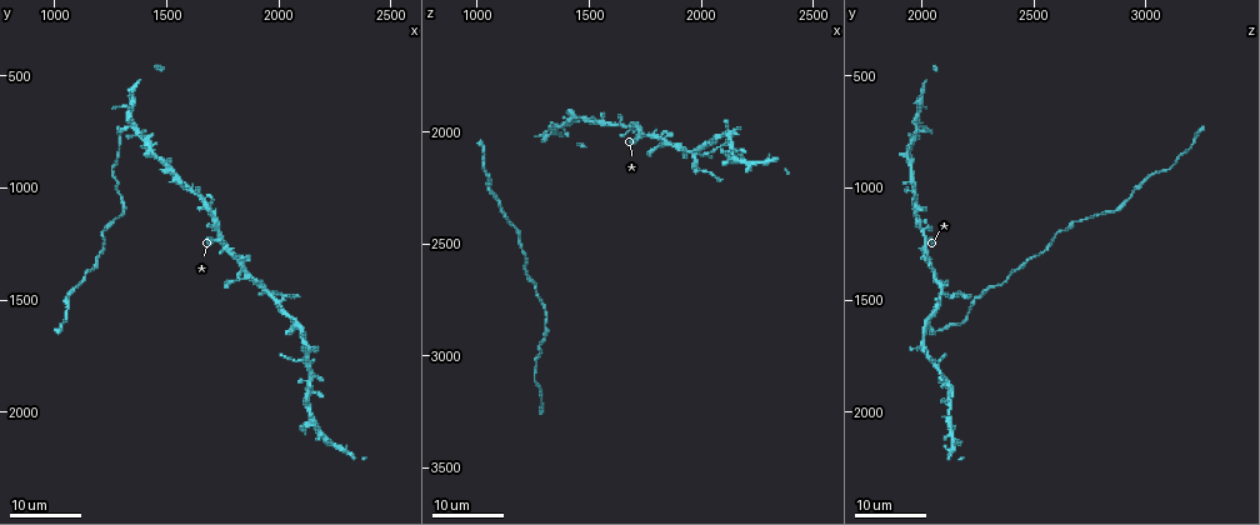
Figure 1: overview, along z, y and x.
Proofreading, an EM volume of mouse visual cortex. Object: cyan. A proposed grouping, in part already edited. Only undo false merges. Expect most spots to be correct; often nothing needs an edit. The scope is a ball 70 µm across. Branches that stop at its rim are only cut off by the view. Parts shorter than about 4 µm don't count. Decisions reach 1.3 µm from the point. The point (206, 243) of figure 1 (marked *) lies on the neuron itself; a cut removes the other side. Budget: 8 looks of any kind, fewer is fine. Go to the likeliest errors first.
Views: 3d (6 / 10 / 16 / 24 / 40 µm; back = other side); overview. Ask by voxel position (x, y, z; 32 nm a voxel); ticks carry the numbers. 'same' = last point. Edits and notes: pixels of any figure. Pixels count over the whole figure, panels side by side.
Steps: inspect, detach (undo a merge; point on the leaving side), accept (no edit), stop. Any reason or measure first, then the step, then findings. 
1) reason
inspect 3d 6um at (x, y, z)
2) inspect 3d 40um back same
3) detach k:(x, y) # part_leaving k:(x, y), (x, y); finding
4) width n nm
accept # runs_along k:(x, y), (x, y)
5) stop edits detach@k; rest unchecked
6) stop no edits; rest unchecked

four-way junction
inspect 3d 16um at (1980, 1470, 2120)

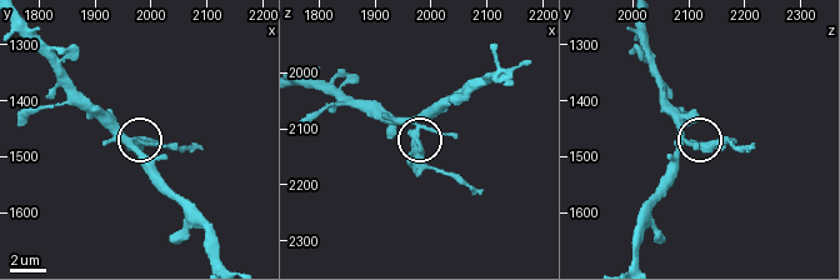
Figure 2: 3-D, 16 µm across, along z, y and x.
closer look
inspect 3d 6um at (1975, 1475, 2105)

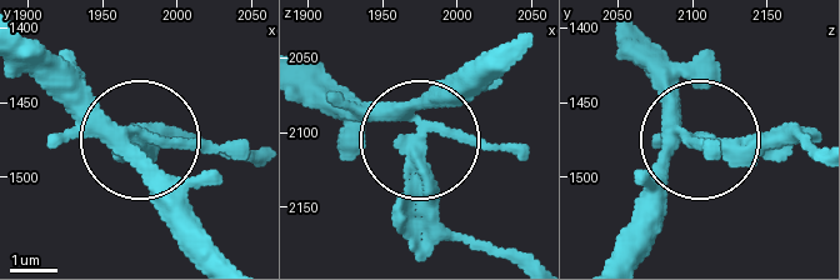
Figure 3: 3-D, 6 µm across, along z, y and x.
width 280 nm
detach 3:(204, 146) # part_leaving 3:(421, 124), (445, 228), (516, 259); a second neuron is stuck on

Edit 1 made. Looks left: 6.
thick turns thin
inspect 3d 16um at (1260, 1160, 2680)

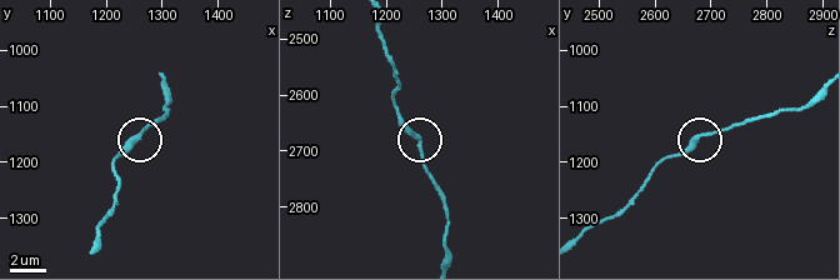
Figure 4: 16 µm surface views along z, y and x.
inspect 3d 6um at (1265, 1155, 2685)

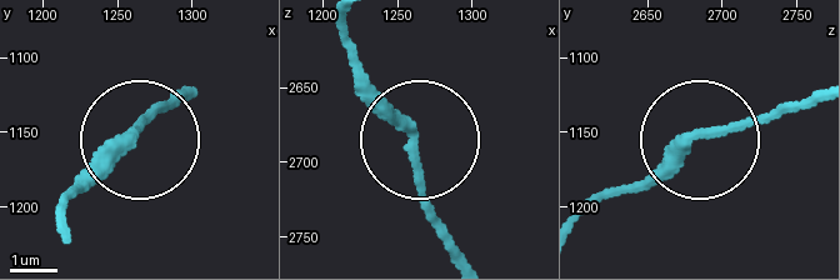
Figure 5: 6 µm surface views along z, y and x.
accept # one neuron here

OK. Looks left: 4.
inspect 3d 16um at (1740, 1240, 2020)

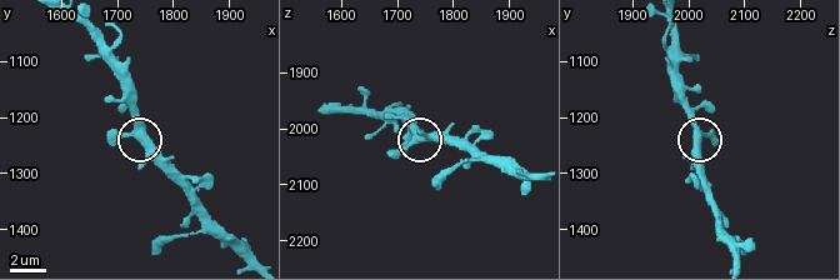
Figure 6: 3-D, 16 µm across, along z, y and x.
zoom in
inspect 3d 10um at (1750, 1235, 2015)

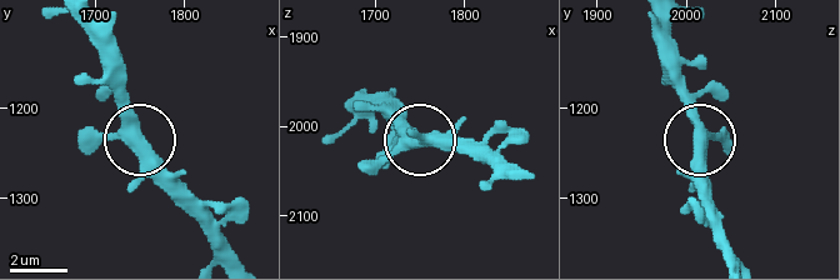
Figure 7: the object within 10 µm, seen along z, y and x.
arms 3
accept # runs_along 7:(725, 149), (699, 140), (675, 78), (675, 59); one neuron here

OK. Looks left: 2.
sudden change in width
inspect 3d 16um at (1300, 1100, 2870)

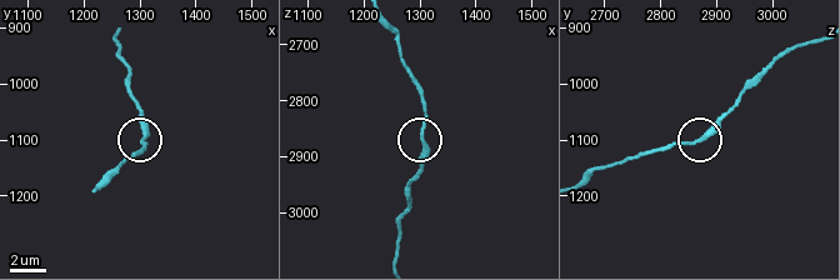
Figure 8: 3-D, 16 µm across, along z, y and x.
zoom in
inspect 3d 6um at (1300, 1105, 2865)

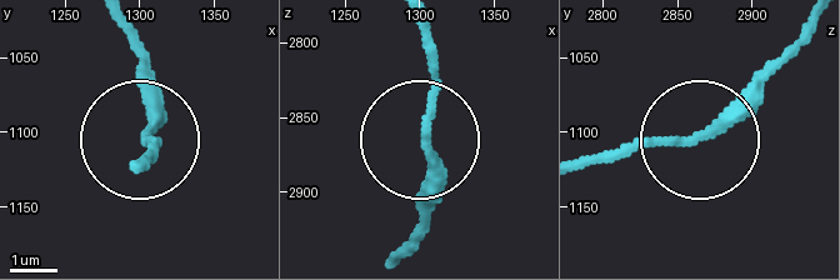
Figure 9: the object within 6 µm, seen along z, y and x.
accept # one neuron here

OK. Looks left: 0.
stop edits detach@3; rest unchecked

